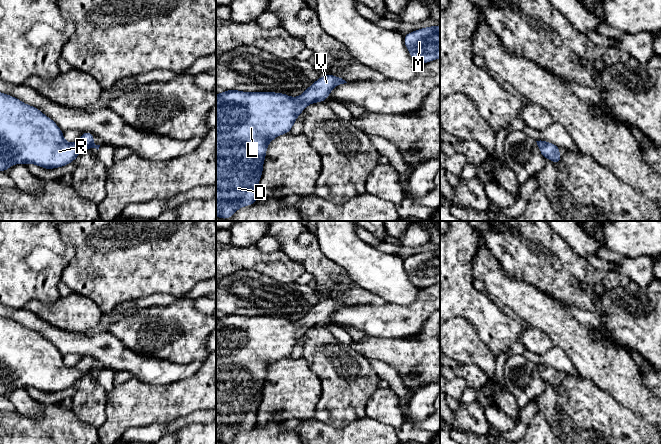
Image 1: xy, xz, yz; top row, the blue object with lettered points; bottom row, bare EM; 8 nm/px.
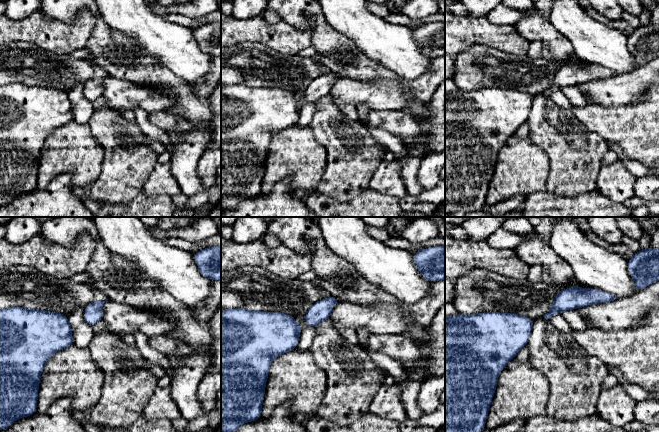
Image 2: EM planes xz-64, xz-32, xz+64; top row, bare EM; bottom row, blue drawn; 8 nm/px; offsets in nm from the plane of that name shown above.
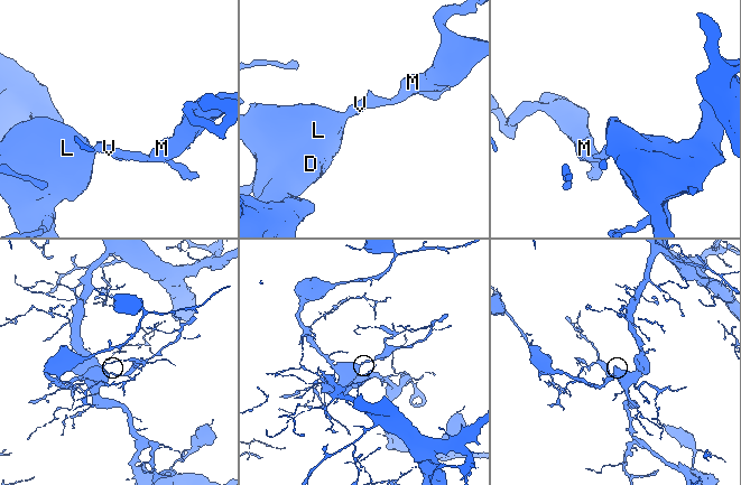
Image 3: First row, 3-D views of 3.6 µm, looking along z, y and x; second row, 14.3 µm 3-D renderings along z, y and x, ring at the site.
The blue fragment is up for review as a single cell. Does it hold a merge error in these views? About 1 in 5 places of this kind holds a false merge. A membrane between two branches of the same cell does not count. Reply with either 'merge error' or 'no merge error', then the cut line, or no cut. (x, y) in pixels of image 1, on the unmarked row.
no merge error; cut none

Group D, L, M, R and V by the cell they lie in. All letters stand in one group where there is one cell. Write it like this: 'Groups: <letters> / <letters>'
Groups: D L M R V

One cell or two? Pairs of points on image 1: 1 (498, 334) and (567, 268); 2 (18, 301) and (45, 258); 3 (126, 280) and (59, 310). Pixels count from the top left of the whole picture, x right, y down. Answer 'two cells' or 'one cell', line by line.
1: two cells
2: one cell
3: two cells

